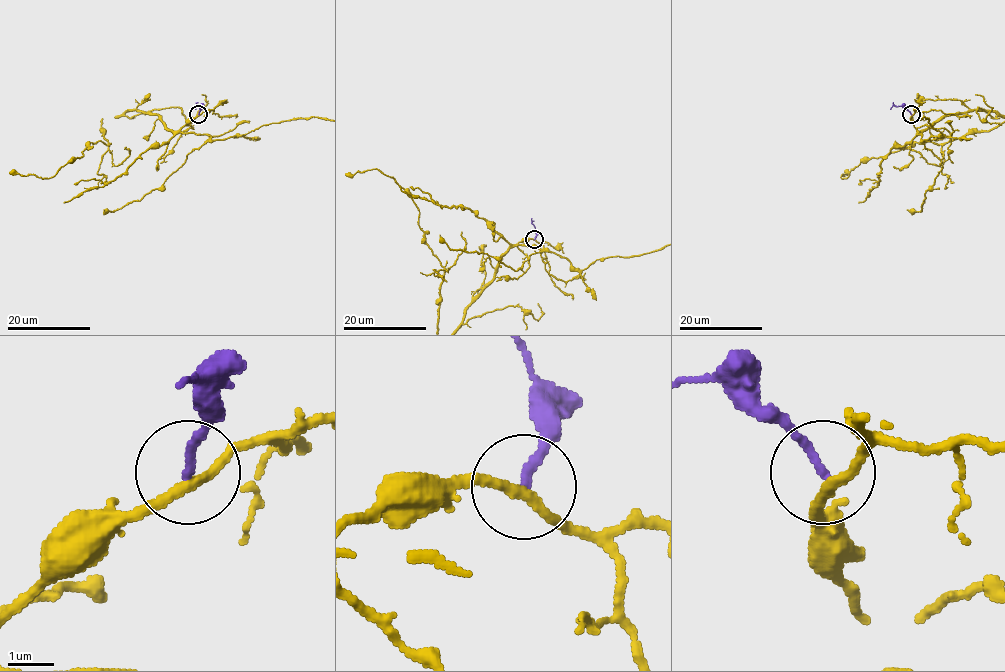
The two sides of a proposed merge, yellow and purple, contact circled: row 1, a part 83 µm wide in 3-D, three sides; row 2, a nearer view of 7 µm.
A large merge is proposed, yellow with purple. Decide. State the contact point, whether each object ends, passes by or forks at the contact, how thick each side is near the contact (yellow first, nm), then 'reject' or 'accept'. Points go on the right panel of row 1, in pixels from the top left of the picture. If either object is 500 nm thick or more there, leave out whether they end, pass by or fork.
at (911, 114); yellow passes by; purple ends there; 240 nm thick on the yellow side, 180 nm on the other; reject

